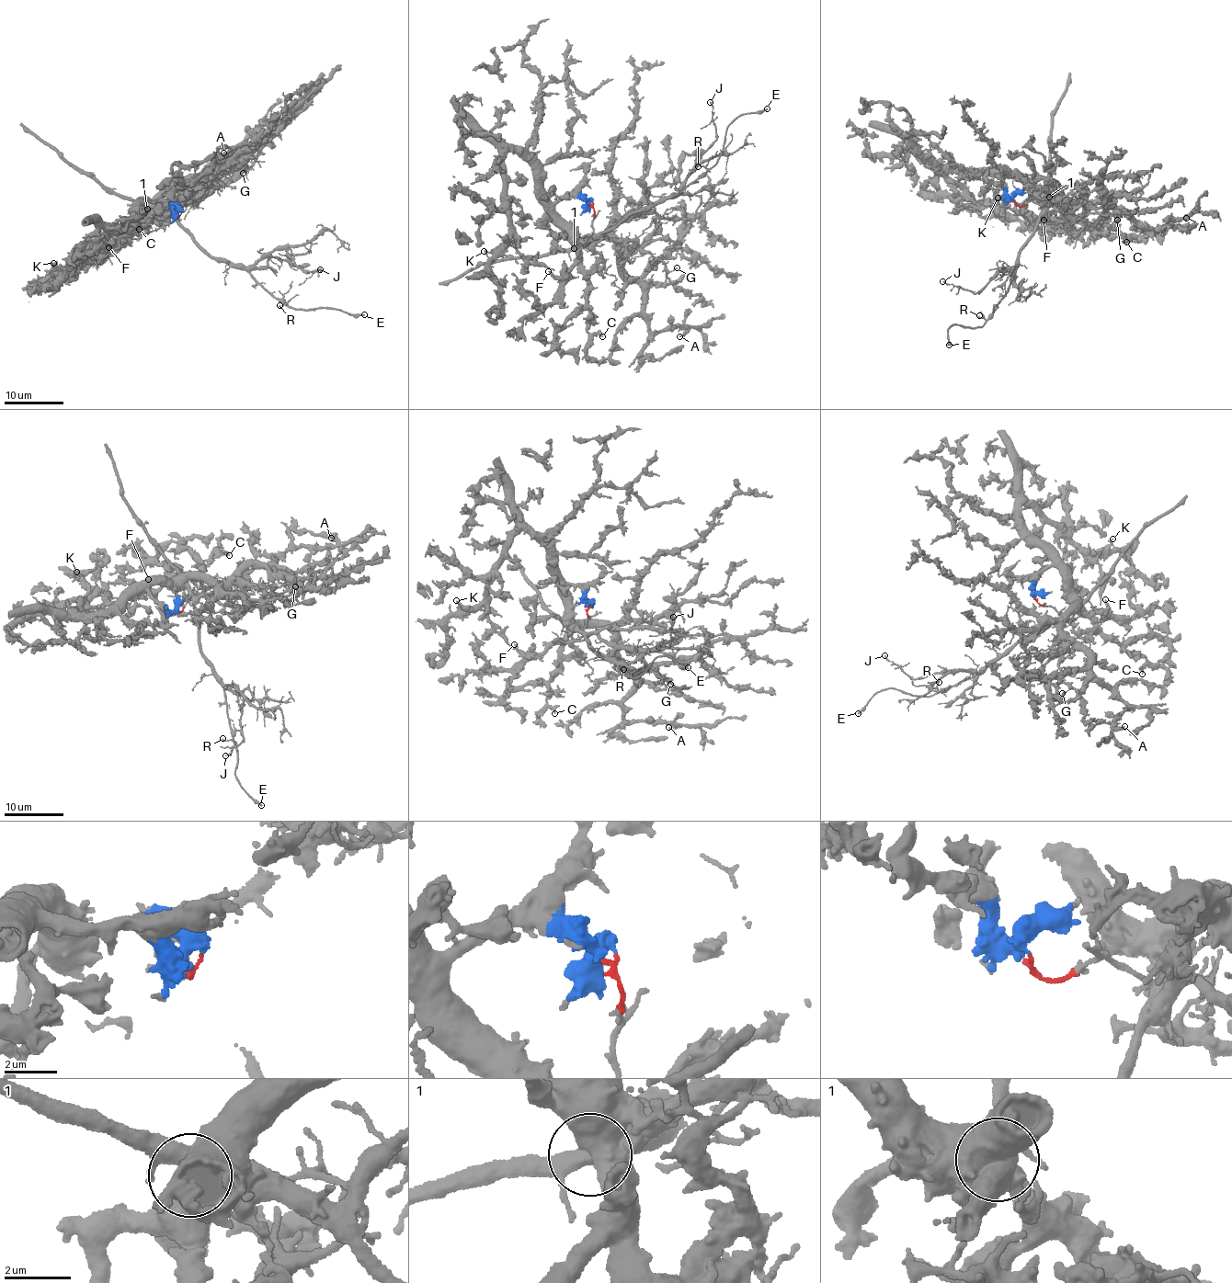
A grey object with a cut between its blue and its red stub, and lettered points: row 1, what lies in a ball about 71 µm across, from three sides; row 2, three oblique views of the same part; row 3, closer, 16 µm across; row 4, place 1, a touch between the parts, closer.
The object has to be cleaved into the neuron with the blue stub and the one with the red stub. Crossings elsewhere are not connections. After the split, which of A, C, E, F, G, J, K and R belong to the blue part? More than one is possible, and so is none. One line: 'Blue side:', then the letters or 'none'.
Blue side: A, C, F, K

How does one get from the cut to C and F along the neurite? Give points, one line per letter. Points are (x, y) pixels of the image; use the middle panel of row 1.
C: (592, 202), (582, 197), (562, 197), (555, 205), (555, 212), (587, 281), (590, 308), (587, 331), (603, 335)
F: (592, 202), (569, 197), (556, 203), (556, 219), (574, 248), (575, 260), (565, 278), (548, 271)

